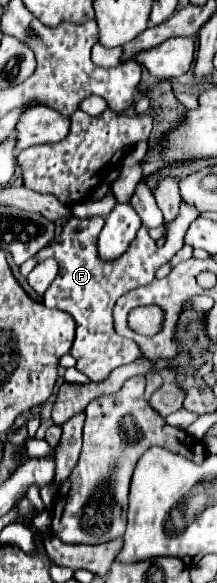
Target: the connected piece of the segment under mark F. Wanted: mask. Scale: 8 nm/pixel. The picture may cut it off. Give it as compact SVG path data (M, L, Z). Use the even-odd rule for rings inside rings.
M181 204L177 222L173 222L173 232L169 232L169 238L163 248L155 248L155 240L151 240L151 236L147 234L147 228L143 226L137 232L137 238L127 248L127 252L123 252L115 260L101 260L97 252L97 236L99 236L99 230L103 228L103 218L101 216L93 216L85 220L73 218L73 220L67 220L67 224L61 230L61 236L57 236L57 240L53 240L53 244L49 244L45 252L37 254L39 260L45 260L47 256L51 256L61 266L61 274L43 294L43 304L47 308L63 310L75 318L77 336L75 336L71 354L77 360L75 368L83 372L91 382L105 380L109 372L113 372L117 366L145 358L133 340L119 336L115 332L113 306L117 298L123 296L125 292L137 286L149 284L155 278L155 270L161 264L169 262L183 248L185 244L183 236L195 218L197 218L197 212L193 212L193 208L189 208L187 204Z

